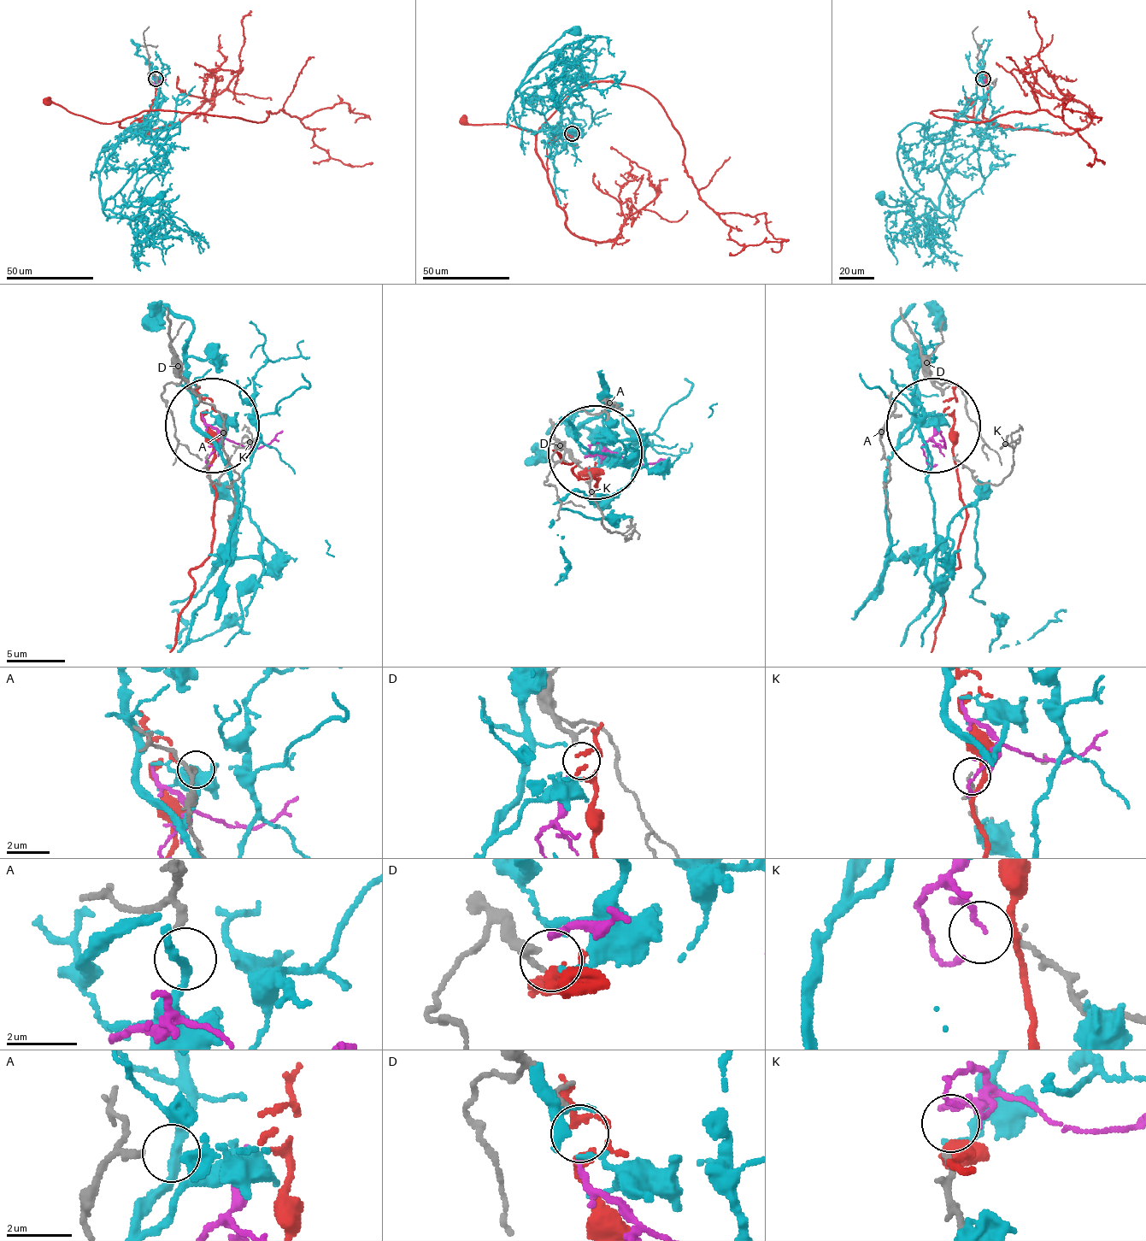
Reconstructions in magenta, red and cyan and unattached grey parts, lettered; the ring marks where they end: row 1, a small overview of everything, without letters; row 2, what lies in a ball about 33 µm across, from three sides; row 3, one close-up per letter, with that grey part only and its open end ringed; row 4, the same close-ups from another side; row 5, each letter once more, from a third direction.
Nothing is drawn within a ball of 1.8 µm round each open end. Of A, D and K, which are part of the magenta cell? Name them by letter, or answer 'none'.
none

